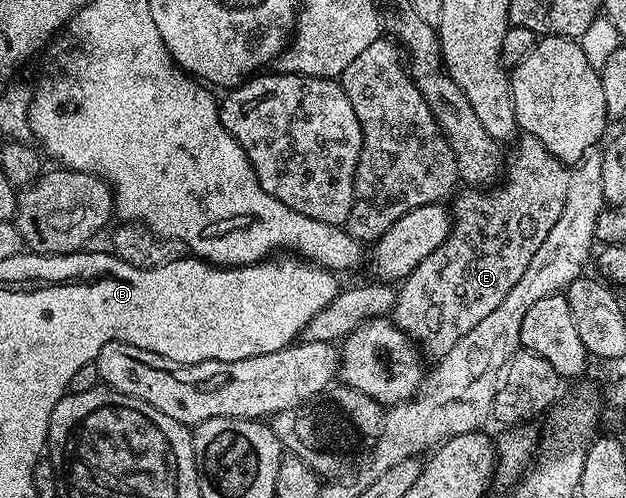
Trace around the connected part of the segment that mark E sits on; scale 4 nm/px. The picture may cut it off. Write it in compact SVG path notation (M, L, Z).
M520 133L514 146L515 151L506 159L501 181L490 191L491 210L475 210L476 191L471 188L460 189L454 195L455 203L449 206L453 221L445 244L441 244L437 252L429 252L429 256L425 256L425 260L421 260L421 264L417 264L417 268L413 268L413 272L409 272L409 276L398 283L394 324L411 337L411 341L428 359L443 358L445 352L449 352L449 348L461 340L461 336L481 324L481 320L485 320L485 316L489 316L489 312L493 312L493 308L497 308L497 304L509 296L513 284L521 280L525 268L529 268L529 260L533 260L545 236L549 236L549 228L557 224L561 208L565 208L571 166L557 160L557 156L553 156L553 152L549 152L549 148L545 148L545 144L541 144L541 140L532 134Z

